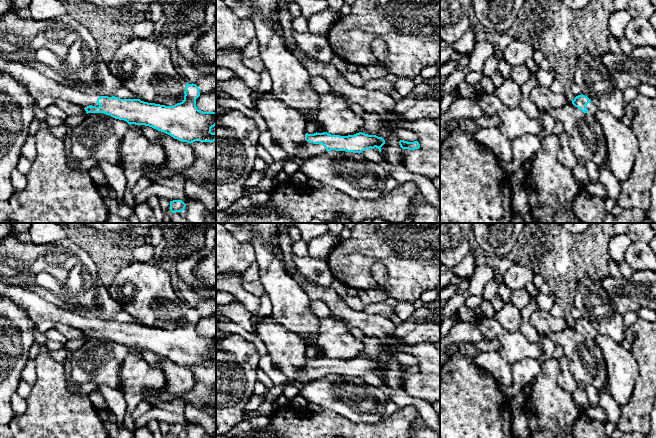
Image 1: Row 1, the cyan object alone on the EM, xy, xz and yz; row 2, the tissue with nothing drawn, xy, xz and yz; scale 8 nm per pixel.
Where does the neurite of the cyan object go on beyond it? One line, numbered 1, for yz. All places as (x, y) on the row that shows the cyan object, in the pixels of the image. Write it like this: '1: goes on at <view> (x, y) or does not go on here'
1: goes on at yz (591, 108)

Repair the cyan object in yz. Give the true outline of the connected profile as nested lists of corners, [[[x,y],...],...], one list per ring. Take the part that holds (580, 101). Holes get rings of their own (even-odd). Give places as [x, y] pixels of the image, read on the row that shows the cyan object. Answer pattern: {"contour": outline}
{"contour": [[[583,94],[576,96],[572,100],[572,104],[584,113],[595,114],[597,111],[596,106]]]}

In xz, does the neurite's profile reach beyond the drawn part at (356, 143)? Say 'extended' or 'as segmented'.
extended

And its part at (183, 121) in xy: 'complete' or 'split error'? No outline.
split error

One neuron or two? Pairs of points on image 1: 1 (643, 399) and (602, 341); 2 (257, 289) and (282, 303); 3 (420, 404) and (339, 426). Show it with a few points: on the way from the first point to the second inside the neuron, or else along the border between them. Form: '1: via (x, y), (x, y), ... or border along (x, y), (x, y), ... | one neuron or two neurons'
1: border along (637, 363), (638, 376), (632, 395), (621, 406) | two neurons
2: border along (258, 280), (264, 290) | two neurons
3: border along (399, 406), (414, 406), (421, 416) | two neurons

